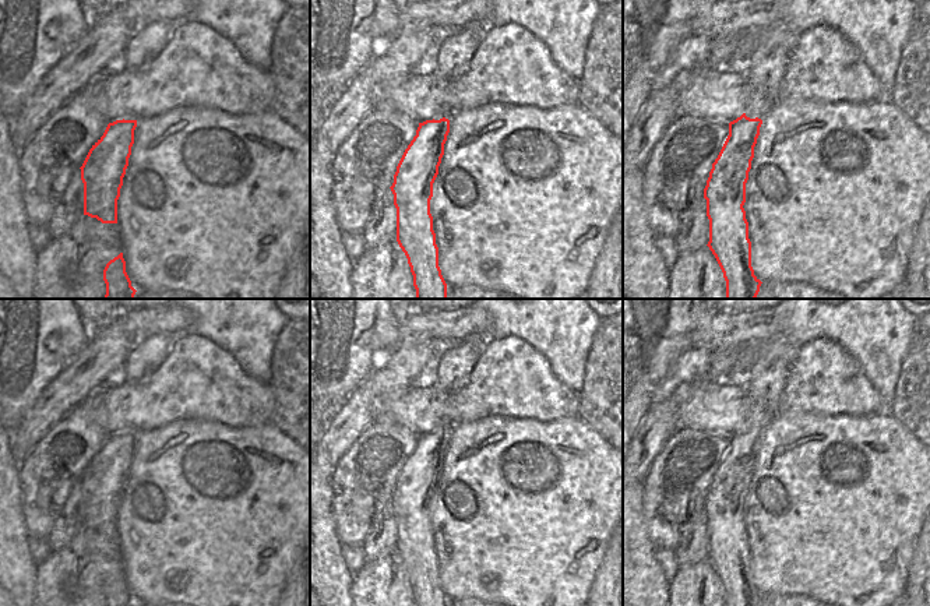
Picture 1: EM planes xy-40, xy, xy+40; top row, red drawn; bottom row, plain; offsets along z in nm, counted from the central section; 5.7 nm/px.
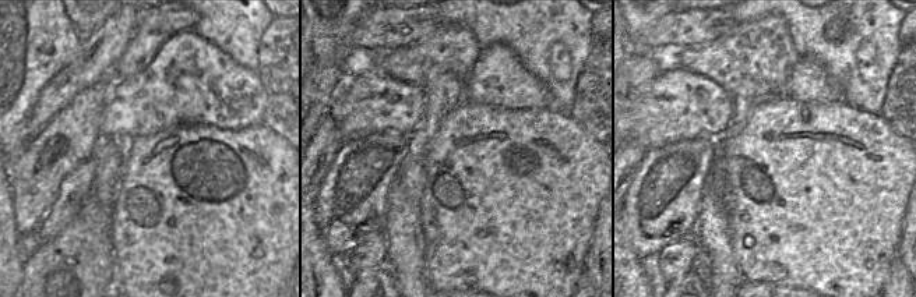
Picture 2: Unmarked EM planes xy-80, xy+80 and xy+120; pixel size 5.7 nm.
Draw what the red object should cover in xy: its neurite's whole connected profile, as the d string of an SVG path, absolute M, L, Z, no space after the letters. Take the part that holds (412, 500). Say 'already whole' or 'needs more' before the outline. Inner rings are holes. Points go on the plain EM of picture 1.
needs more; M454 424L419 436L390 500L397 521L397 554L408 571L416 606L447 606L438 579L430 512Z

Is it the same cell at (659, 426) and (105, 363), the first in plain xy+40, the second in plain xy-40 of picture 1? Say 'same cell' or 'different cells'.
same cell

